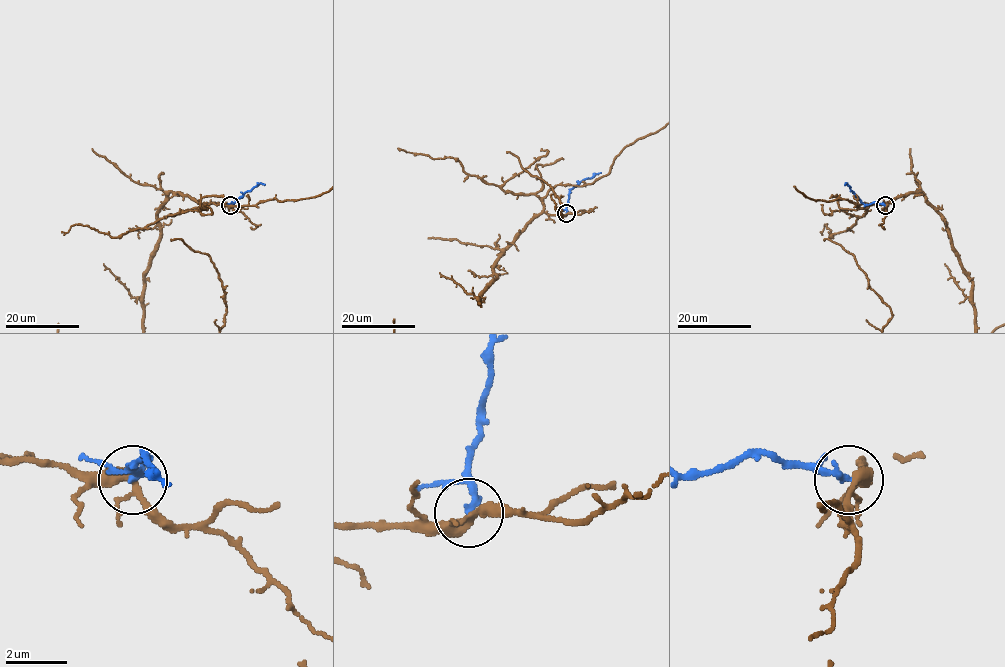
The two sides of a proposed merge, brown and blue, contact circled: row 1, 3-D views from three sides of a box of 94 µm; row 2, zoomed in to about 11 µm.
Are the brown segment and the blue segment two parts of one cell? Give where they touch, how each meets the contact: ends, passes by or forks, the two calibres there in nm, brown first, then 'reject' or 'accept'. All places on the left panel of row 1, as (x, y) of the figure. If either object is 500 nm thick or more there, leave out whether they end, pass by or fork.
(230, 205) | brown forks | blue ends | 280/240 nm | reject

